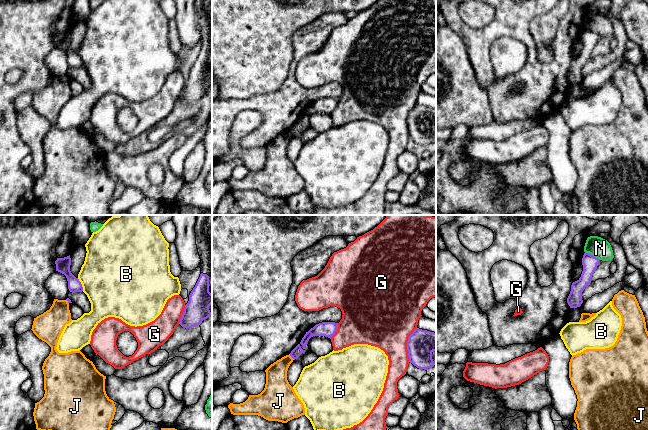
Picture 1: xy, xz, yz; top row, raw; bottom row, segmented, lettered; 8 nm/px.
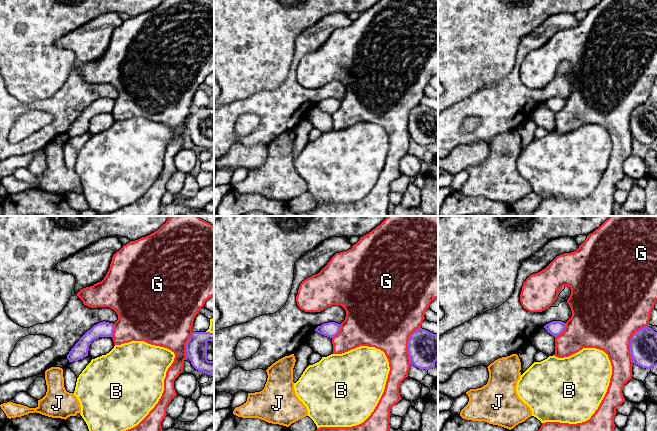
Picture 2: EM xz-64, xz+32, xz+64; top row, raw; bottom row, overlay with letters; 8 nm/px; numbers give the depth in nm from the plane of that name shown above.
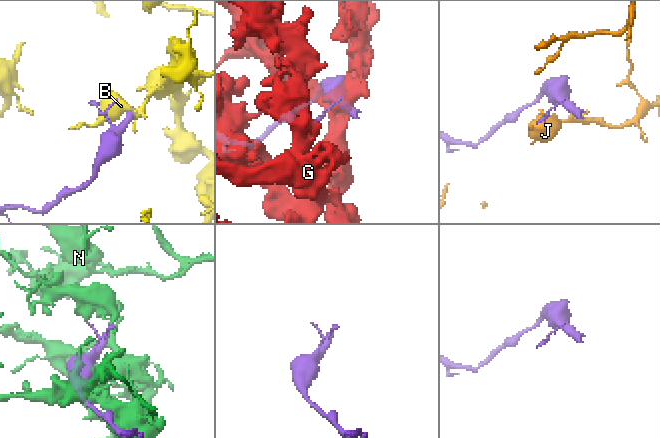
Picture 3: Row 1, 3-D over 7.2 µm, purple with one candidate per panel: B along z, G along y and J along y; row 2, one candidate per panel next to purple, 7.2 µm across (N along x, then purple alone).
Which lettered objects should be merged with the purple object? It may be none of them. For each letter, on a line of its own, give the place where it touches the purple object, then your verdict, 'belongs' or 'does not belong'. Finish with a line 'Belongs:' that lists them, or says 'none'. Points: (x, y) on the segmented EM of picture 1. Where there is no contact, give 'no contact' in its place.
B: xy (81, 284) | does not belong
G: xz (407, 344) | does not belong
J: xz (292, 357) | does not belong
N: yz (592, 255) | does not belong
Belongs: none

